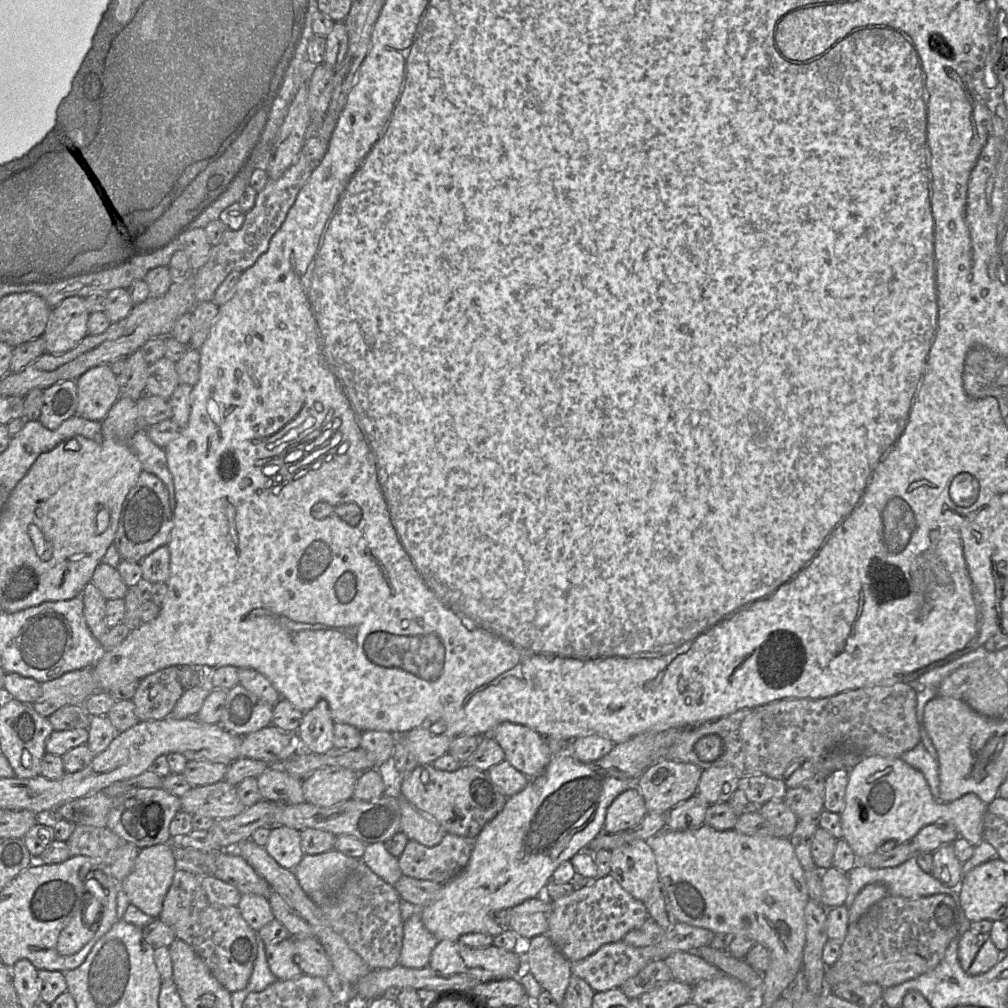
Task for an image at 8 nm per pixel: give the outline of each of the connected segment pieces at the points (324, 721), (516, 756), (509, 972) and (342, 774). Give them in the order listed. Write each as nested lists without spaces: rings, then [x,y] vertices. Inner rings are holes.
[[[318,701],[313,708],[303,715],[301,724],[296,732],[300,739],[300,751],[324,754],[334,748],[334,720],[327,701]]]
[[[502,722],[491,736],[503,749],[505,760],[529,779],[540,775],[553,757],[545,738],[527,726]]]
[[[439,940],[431,953],[428,967],[443,975],[468,974],[485,983],[518,978],[524,970],[524,959],[514,951],[506,951],[493,945],[470,948],[459,941]]]
[[[325,767],[303,779],[302,788],[306,802],[330,807],[353,798],[359,773],[341,767]]]

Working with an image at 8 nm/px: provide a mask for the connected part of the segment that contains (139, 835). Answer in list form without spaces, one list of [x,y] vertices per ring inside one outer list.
[[[162,788],[130,790],[124,795],[114,798],[107,828],[124,842],[132,843],[138,849],[168,844],[172,839],[169,826],[179,811],[181,811],[180,797],[170,794]]]

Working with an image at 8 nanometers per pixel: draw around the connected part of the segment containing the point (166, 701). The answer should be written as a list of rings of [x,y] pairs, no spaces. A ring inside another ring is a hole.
[[[177,666],[167,667],[141,679],[131,699],[139,722],[168,718],[184,691]]]

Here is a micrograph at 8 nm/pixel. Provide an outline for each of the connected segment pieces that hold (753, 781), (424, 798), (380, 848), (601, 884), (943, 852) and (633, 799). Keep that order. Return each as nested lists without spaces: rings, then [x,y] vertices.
[[[763,774],[741,777],[738,788],[745,793],[749,801],[759,805],[773,800],[784,801],[788,789],[782,779]]]
[[[419,764],[410,773],[401,776],[399,796],[405,798],[418,810],[429,813],[445,829],[447,834],[476,838],[483,827],[504,808],[507,797],[491,781],[487,771],[462,764],[456,771],[442,771],[431,764]]]
[[[384,842],[366,845],[361,859],[378,877],[392,886],[403,875],[398,858],[387,851]]]
[[[612,875],[599,876],[595,883],[570,895],[551,901],[548,936],[570,963],[585,959],[601,946],[621,941],[630,931],[640,928],[649,917],[645,904],[634,898]]]
[[[944,844],[933,852],[931,875],[946,887],[958,888],[963,879],[962,864],[955,855],[953,844]]]
[[[637,787],[622,792],[608,807],[604,831],[618,833],[639,824],[648,813],[645,801]]]

